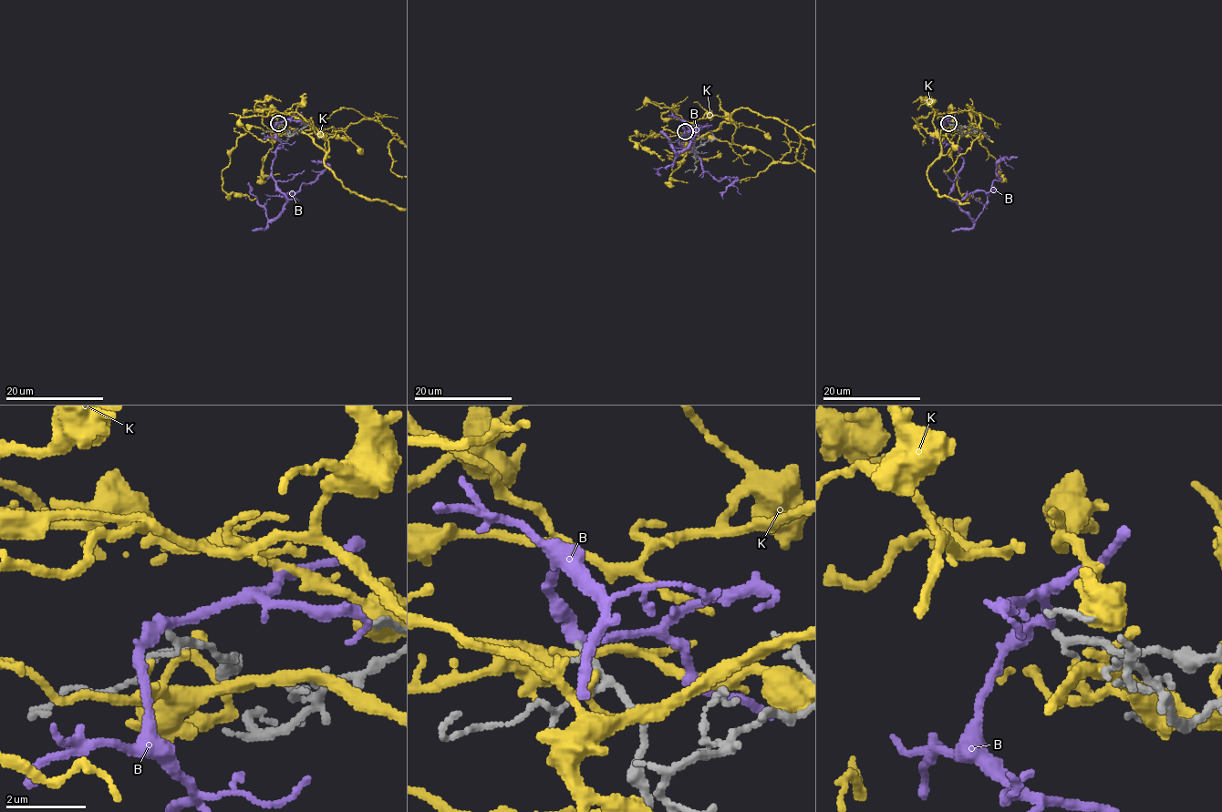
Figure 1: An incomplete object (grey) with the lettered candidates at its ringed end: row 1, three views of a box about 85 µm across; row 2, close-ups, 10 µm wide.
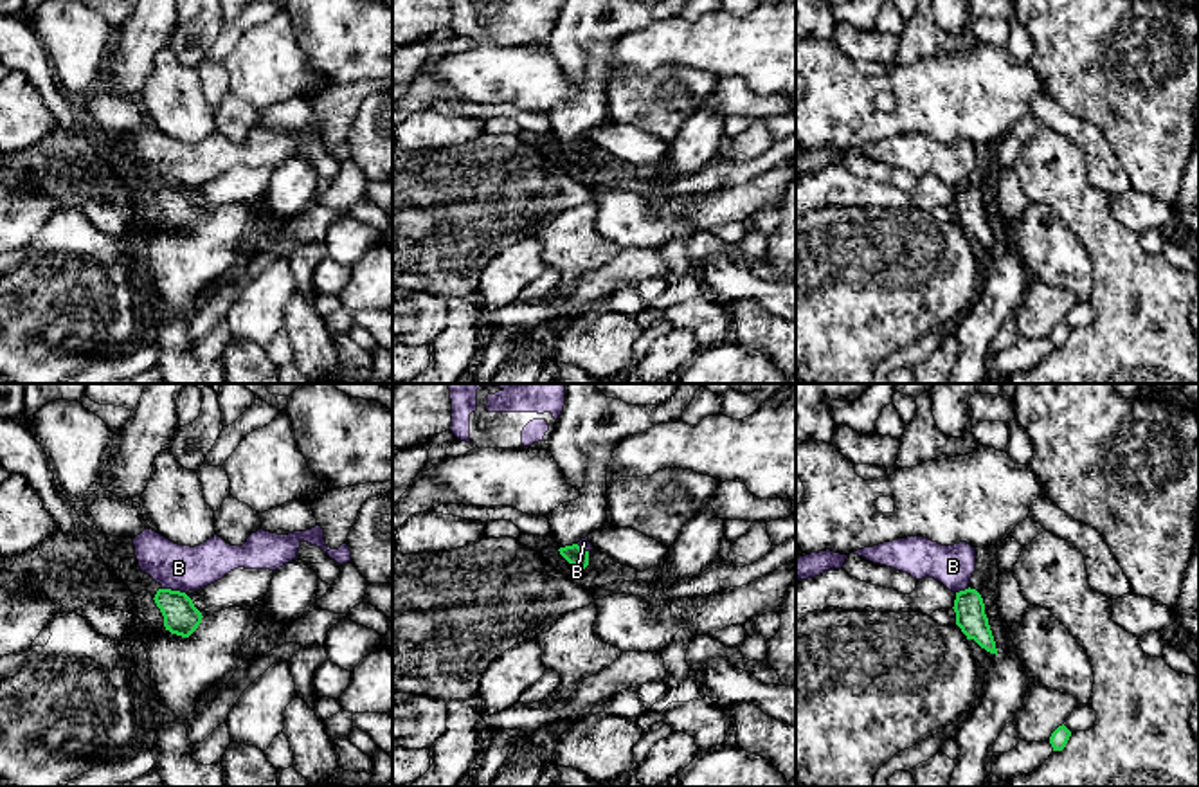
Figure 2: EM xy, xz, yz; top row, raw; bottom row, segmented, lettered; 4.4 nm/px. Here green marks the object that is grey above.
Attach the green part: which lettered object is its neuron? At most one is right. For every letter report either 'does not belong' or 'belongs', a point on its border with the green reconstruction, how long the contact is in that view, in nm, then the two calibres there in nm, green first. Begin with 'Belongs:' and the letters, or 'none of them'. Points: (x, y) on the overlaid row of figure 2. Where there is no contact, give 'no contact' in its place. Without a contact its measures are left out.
Belongs: none of them
B: does not belong | xy (175, 591) | 120 nm | 160/200 nm
K: does not belong | no contact

